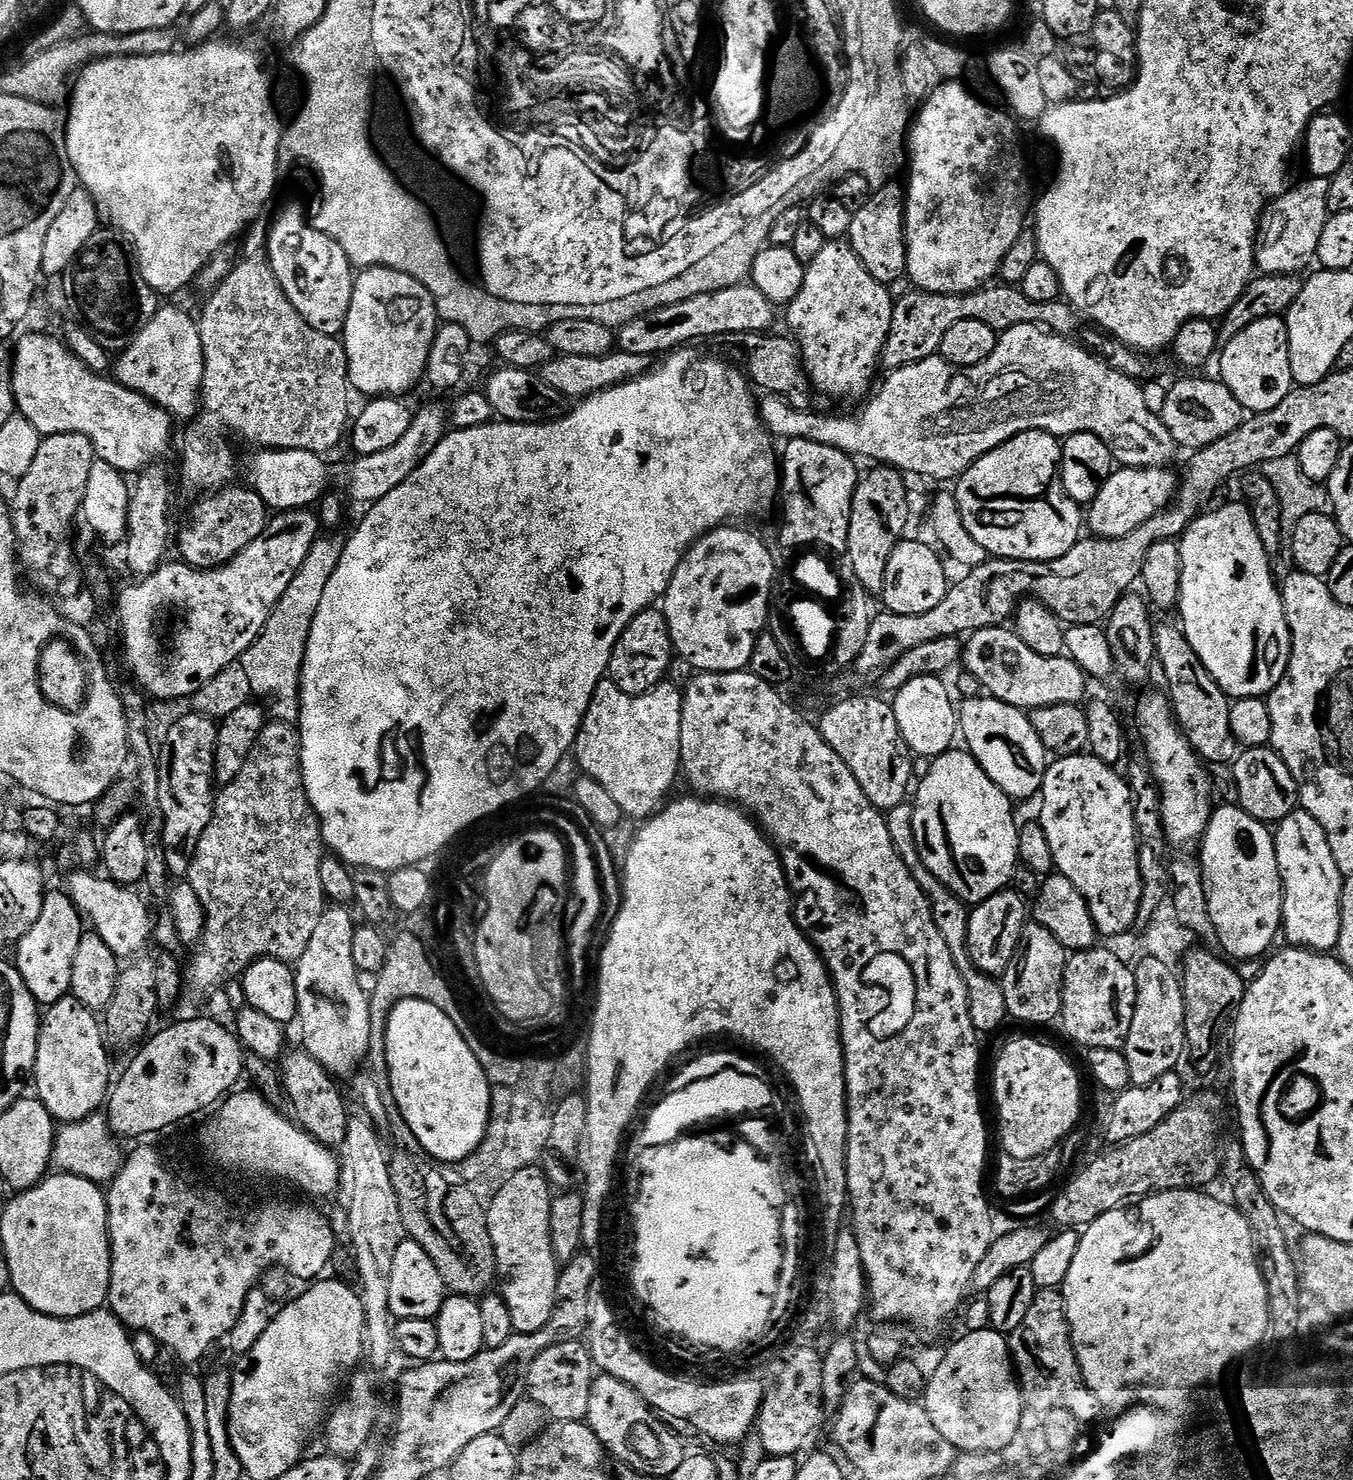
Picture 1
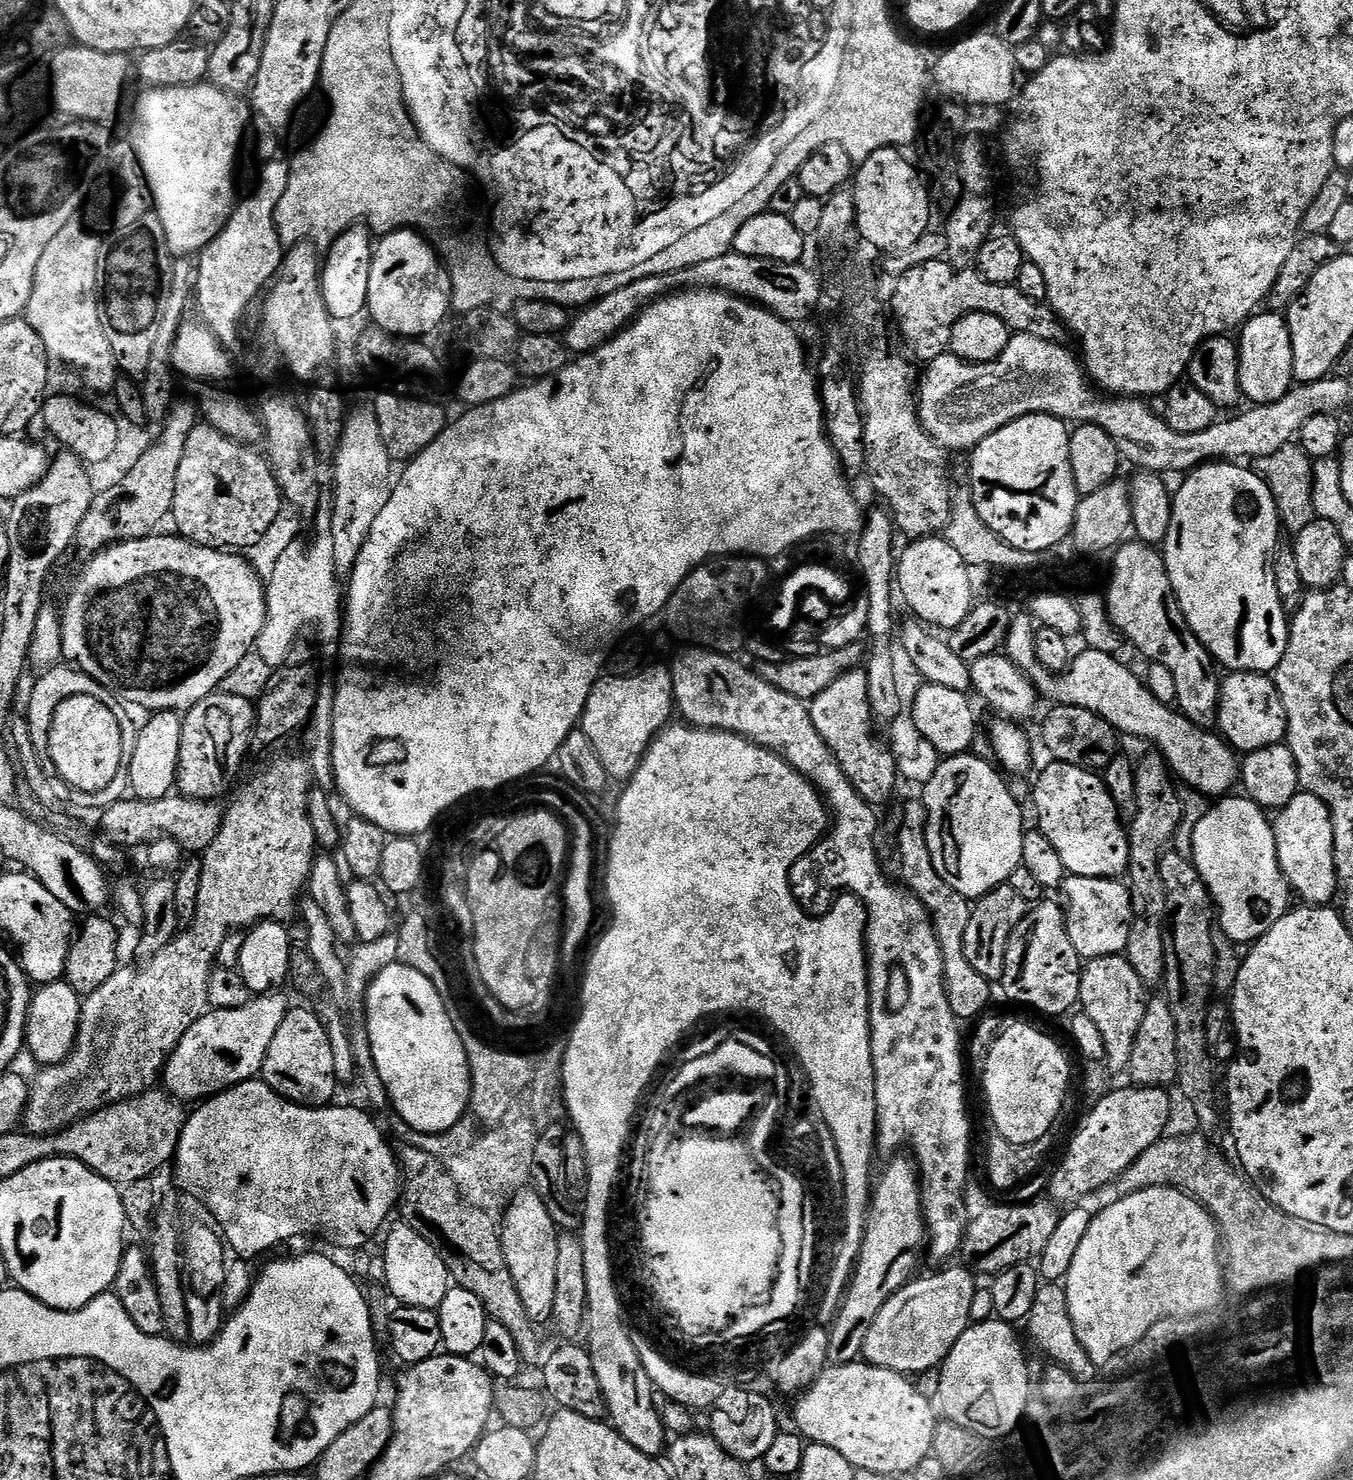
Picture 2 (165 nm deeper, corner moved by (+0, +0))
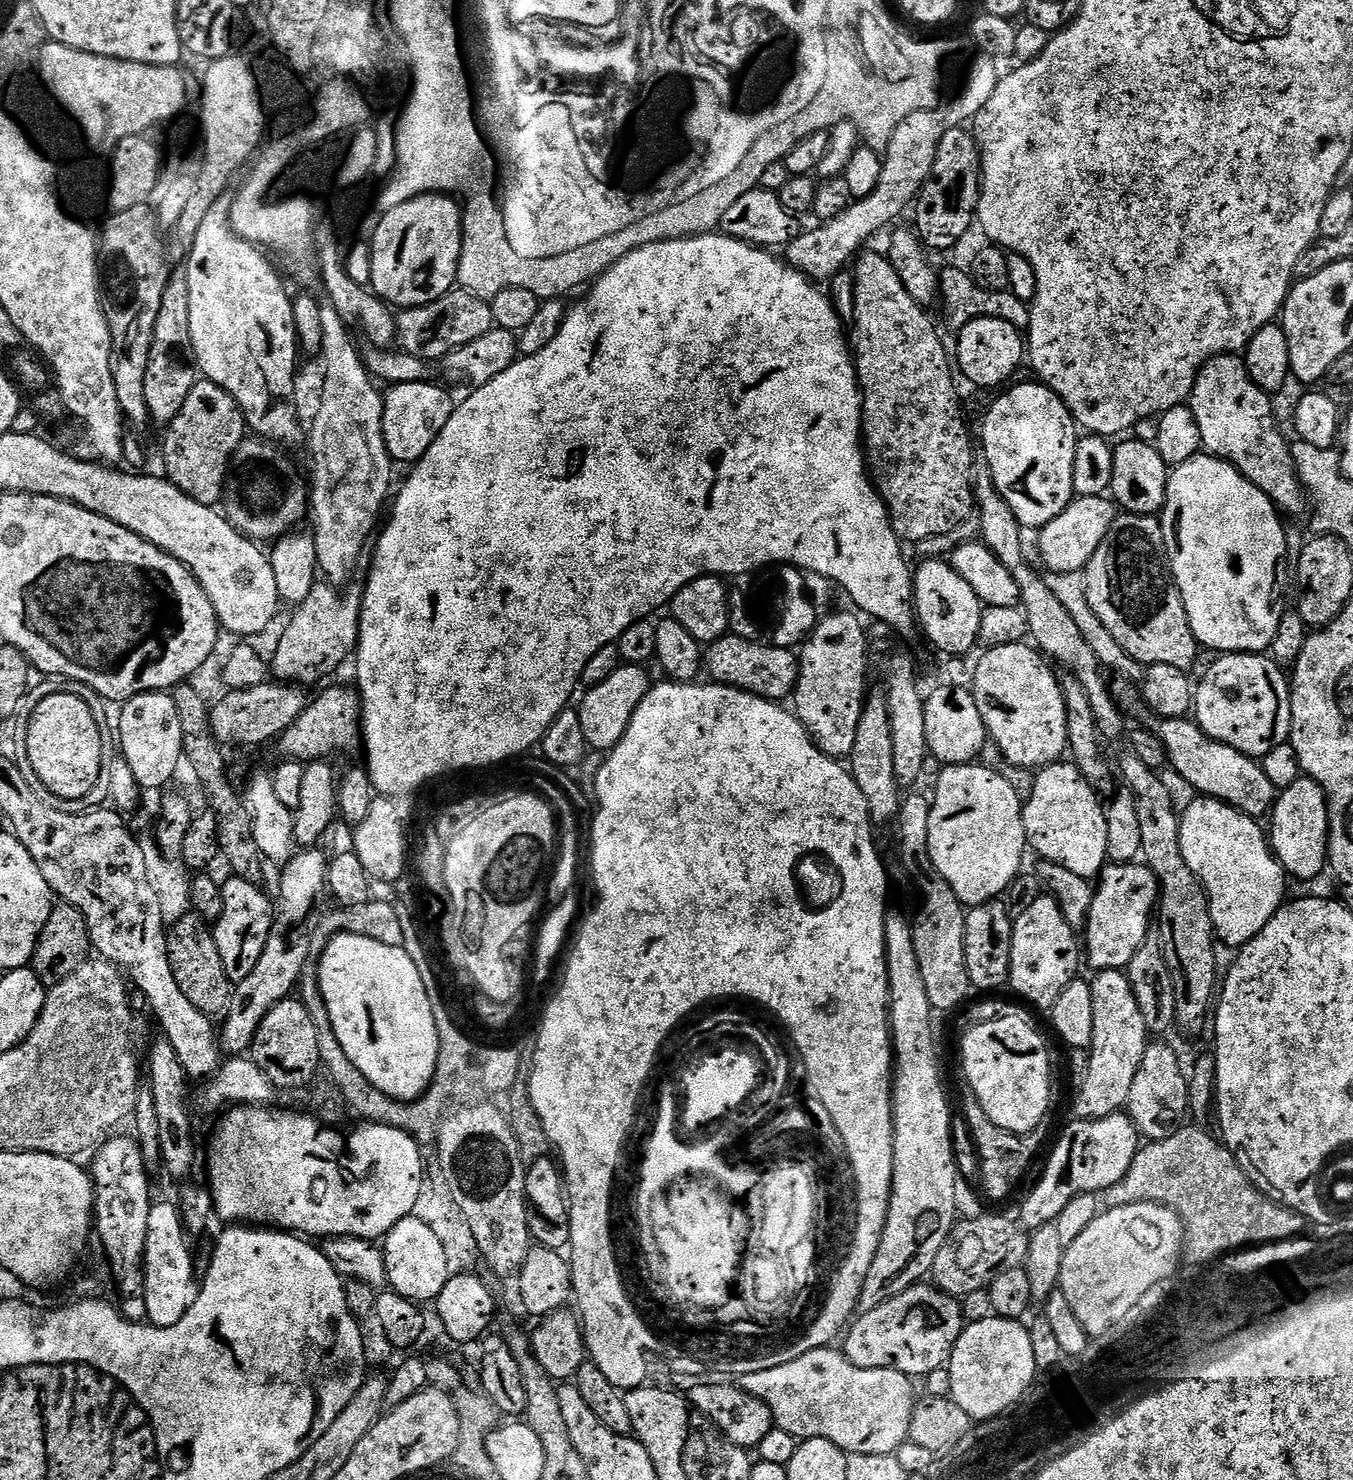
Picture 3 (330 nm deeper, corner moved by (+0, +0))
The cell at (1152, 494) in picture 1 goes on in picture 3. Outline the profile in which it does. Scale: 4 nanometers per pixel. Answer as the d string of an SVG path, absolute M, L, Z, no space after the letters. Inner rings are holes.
M1107 495L1103 496L1076 496L1071 504L1062 510L1056 518L1039 529L1040 556L1048 567L1049 573L1083 572L1088 567L1090 558L1094 558L1094 550L1102 546L1102 538L1112 528L1116 521L1118 508Z

